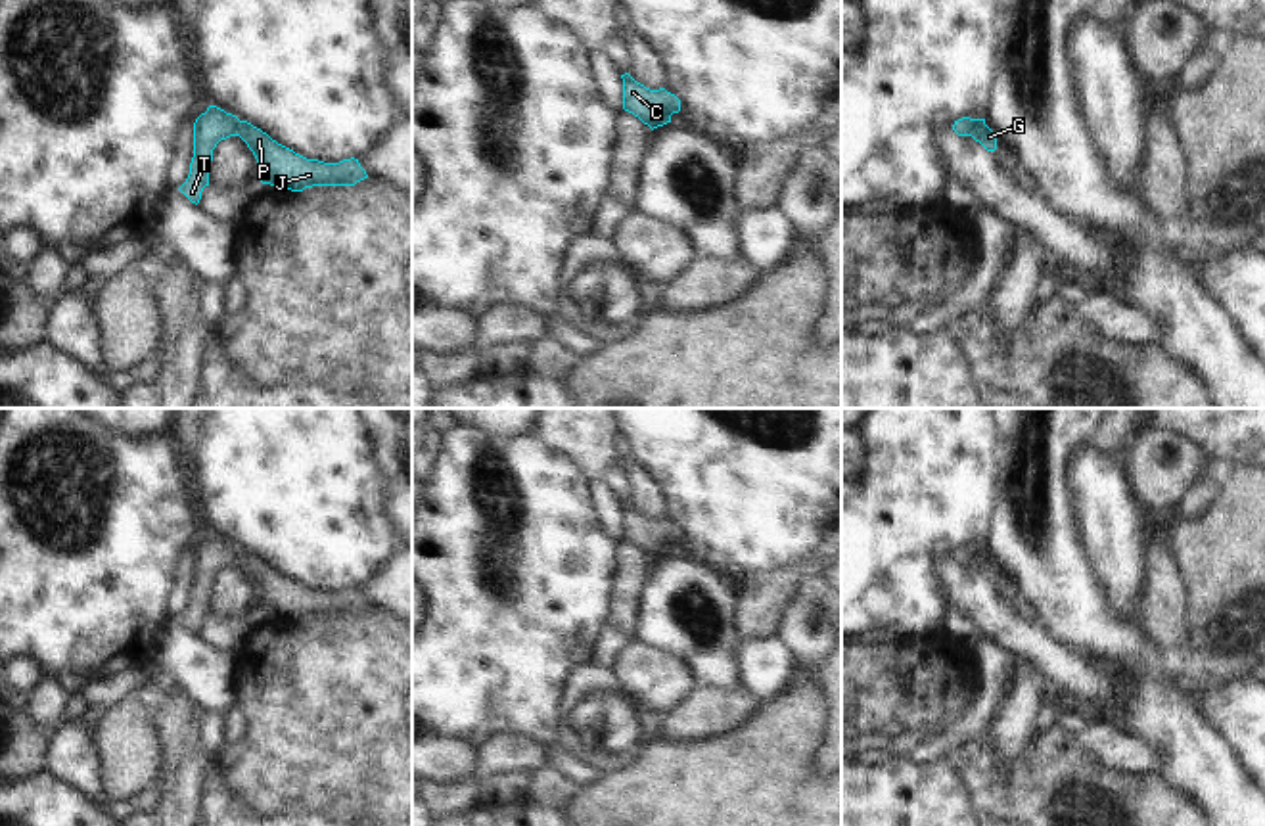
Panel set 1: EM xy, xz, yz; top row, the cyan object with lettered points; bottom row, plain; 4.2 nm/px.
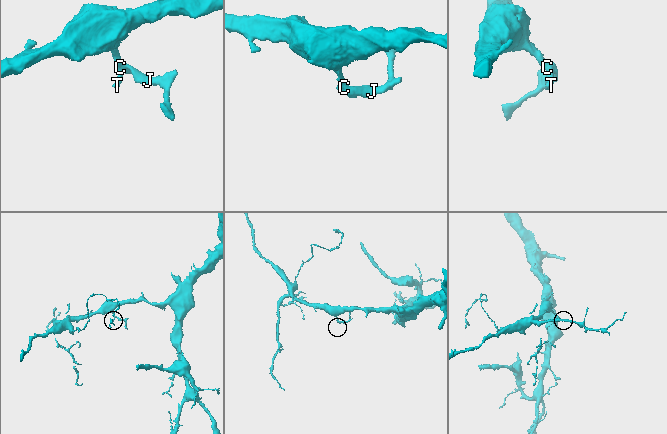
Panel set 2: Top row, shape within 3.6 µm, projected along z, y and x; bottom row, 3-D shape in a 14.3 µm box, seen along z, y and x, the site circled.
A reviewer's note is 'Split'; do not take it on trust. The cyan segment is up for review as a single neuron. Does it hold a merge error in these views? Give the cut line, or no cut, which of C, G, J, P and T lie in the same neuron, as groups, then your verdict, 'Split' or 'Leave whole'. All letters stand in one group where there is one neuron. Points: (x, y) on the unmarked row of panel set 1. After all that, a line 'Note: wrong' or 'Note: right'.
No split. Groups: C G J P T. Leave whole.
Note: wrong

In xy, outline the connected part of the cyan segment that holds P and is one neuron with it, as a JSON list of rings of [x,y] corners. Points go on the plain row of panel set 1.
[[[209,535],[194,552],[194,586],[190,604],[178,617],[192,632],[199,632],[201,621],[209,615],[209,594],[213,579],[220,569],[240,565],[257,588],[263,613],[303,621],[312,615],[355,615],[368,608],[358,588],[324,592],[307,588],[278,573],[266,562],[217,535]]]

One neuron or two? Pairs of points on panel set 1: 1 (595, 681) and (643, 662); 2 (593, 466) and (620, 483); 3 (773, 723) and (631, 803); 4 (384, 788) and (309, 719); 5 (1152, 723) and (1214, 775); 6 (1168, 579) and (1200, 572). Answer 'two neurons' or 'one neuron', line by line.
1: two neurons
2: two neurons
3: one neuron
4: one neuron
5: one neuron
6: two neurons

